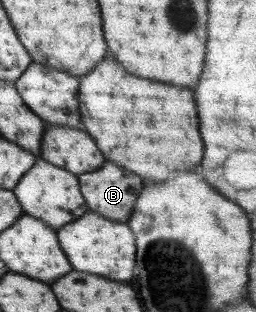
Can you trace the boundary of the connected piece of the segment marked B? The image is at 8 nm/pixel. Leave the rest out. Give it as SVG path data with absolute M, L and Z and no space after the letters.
M105 163L101 169L83 173L77 179L89 212L123 224L131 215L137 193L143 189L137 175L113 163Z

